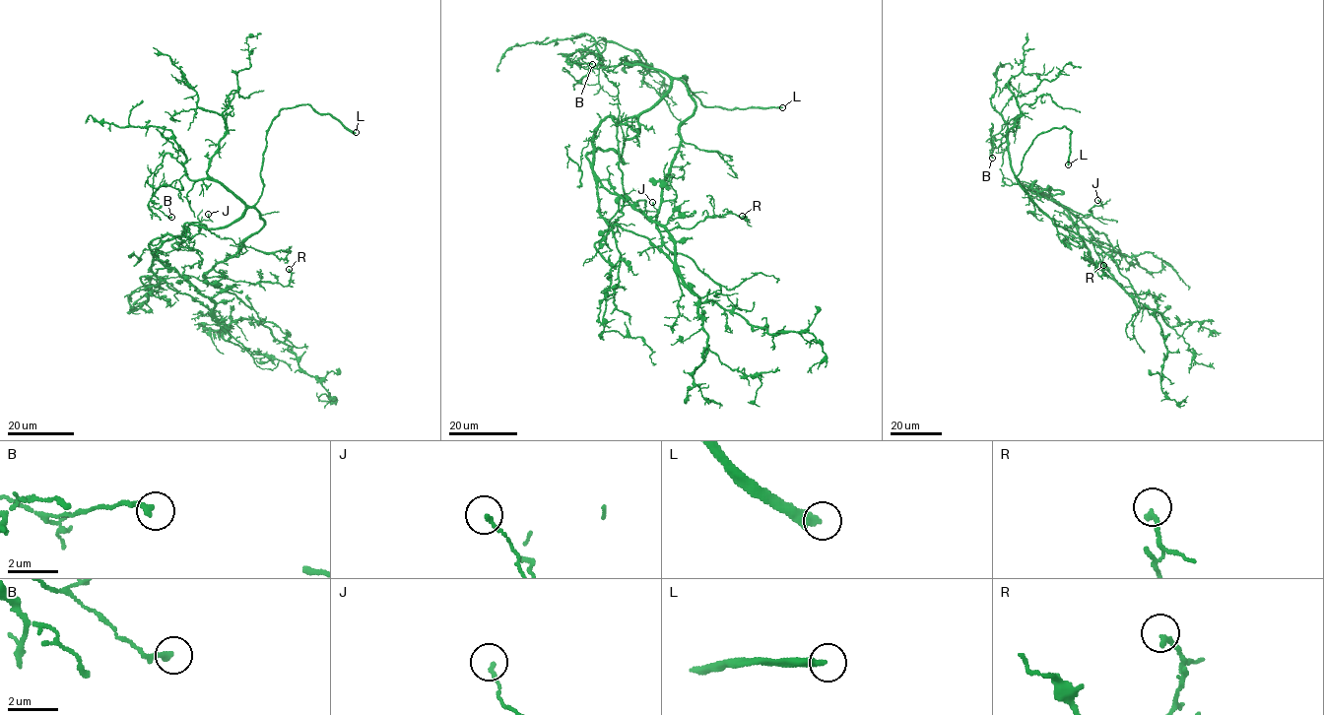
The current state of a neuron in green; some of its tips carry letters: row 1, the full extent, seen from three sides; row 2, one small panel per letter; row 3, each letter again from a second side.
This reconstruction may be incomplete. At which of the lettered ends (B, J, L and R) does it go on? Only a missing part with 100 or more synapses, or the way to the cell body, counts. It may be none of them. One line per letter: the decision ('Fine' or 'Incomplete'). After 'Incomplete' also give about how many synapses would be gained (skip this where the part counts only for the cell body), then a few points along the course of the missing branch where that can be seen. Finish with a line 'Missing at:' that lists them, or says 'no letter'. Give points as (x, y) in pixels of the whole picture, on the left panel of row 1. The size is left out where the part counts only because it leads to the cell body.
B: Fine
J: Fine
L: Incomplete. Course of what is missing: (356, 132), (367, 147)
R: Fine
Missing at: L

